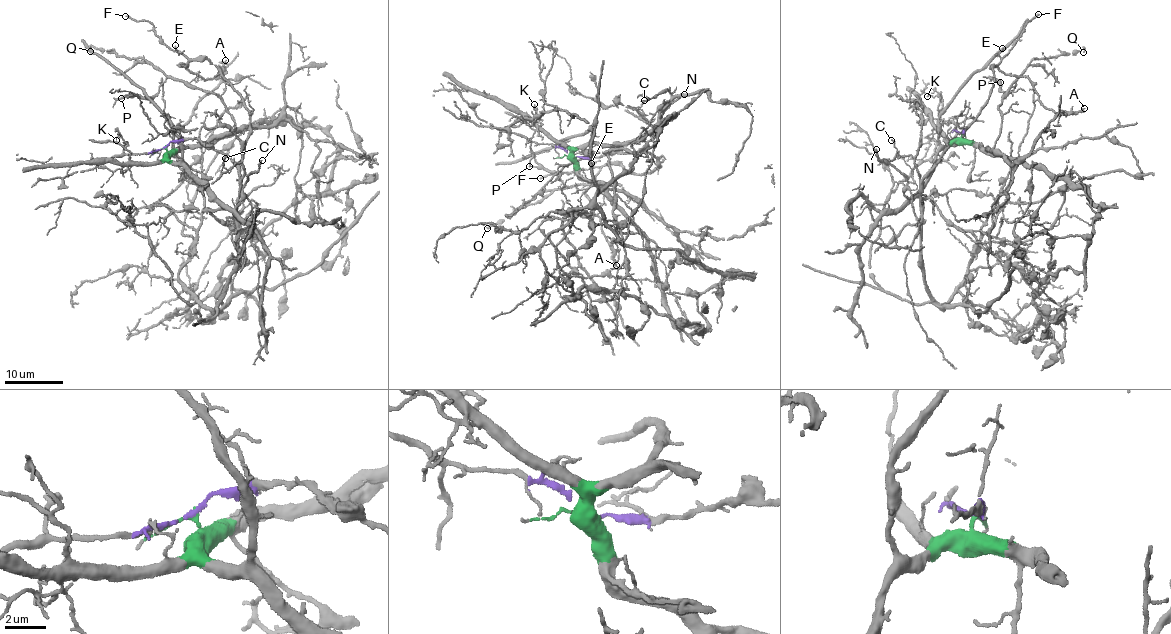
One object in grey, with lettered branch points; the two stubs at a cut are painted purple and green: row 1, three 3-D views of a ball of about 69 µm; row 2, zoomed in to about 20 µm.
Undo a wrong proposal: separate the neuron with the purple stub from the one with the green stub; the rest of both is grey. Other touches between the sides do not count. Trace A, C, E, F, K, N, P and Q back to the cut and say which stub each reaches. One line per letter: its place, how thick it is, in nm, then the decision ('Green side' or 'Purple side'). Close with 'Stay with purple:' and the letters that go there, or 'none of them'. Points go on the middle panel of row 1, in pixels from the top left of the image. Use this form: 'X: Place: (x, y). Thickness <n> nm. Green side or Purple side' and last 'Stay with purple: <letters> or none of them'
A: Place: (616, 265). Thickness 190 nm. Purple side
C: Place: (644, 100). Thickness 140 nm. Purple side
E: Place: (591, 163). Thickness 120 nm. Purple side
F: Place: (540, 178). Thickness 240 nm. Purple side
K: Place: (534, 104). Thickness 100 nm. Green side
N: Place: (684, 94). Thickness 280 nm. Green side
P: Place: (529, 166). Thickness 120 nm. Green side
Q: Place: (487, 228). Thickness 140 nm. Green side
Stay with purple: A, C, E, F

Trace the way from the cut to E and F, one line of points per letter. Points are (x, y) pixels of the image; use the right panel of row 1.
E: (963, 133), (935, 163), (980, 113), (992, 86), (992, 69), (1001, 59), (999, 55), (1002, 49)
F: (963, 133), (935, 163), (980, 113), (992, 86), (992, 69), (1021, 35), (1025, 25), (1039, 14)

